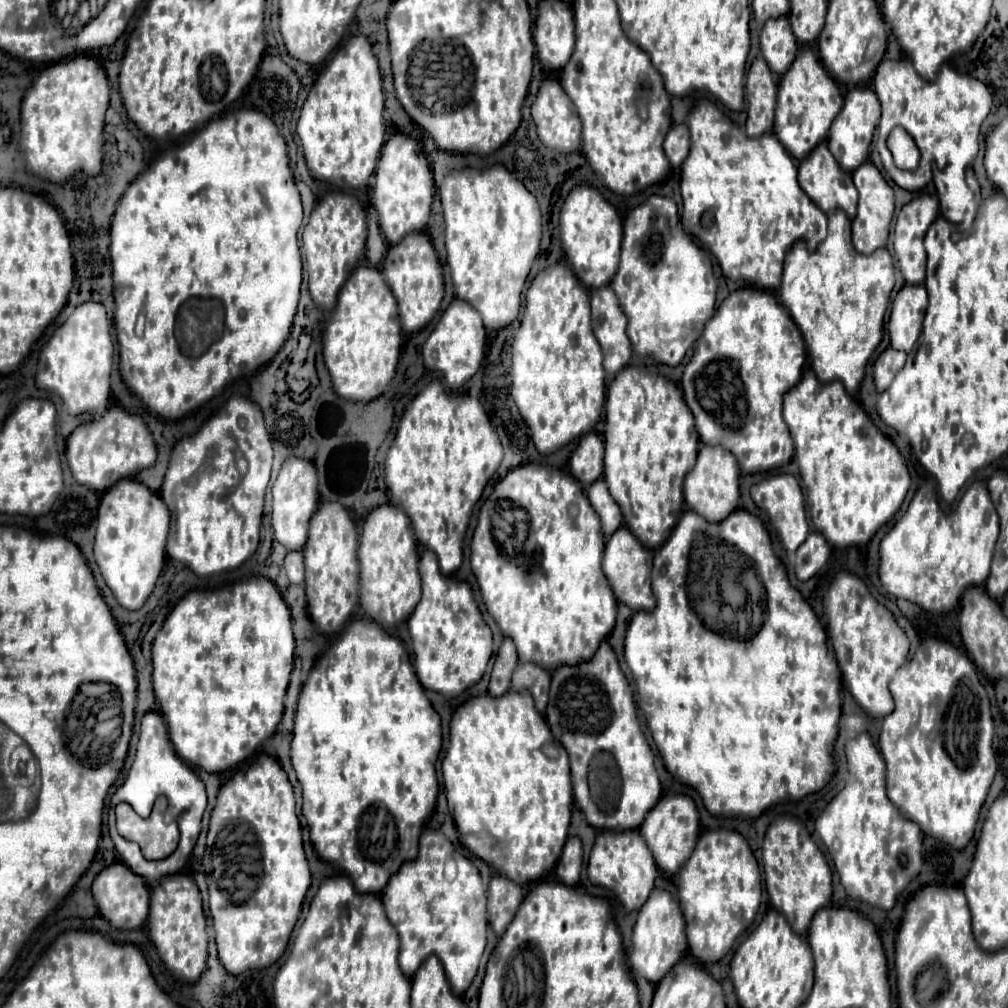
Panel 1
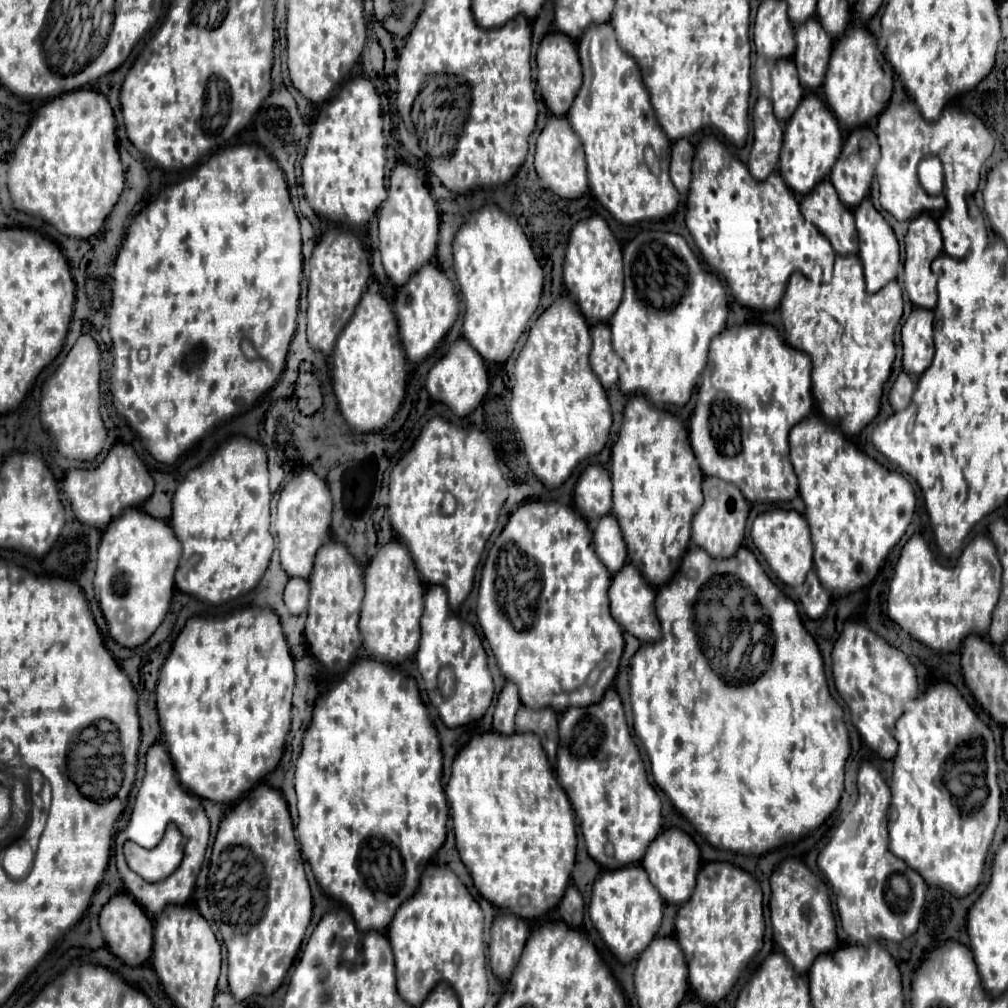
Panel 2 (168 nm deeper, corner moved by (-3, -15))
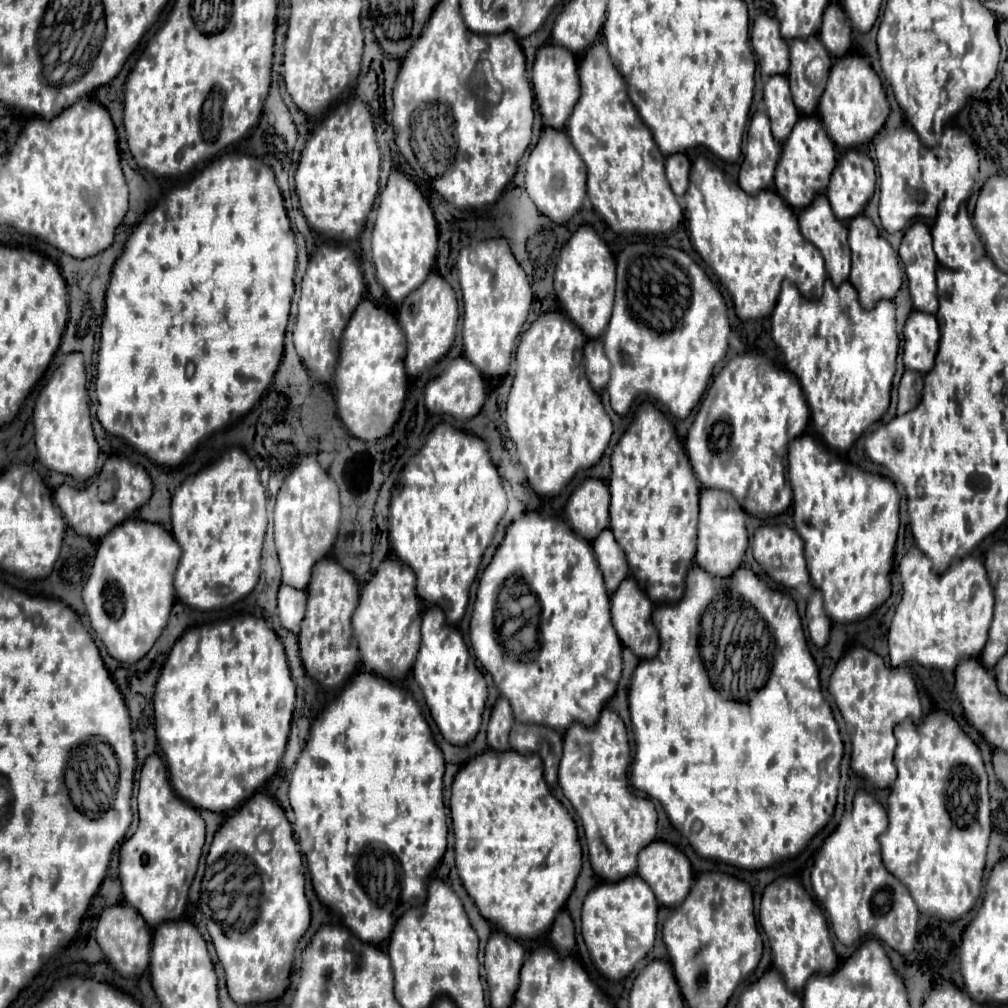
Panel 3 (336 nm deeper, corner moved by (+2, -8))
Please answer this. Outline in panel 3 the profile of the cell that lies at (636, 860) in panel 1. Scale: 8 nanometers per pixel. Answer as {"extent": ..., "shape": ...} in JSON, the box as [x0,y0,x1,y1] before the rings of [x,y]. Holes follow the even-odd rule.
{"extent":[582,876,658,982],"shape":[[[630,876],[620,884],[602,884],[588,892],[582,906],[582,938],[596,970],[610,982],[620,982],[644,960],[656,940],[658,902],[642,878]]]}

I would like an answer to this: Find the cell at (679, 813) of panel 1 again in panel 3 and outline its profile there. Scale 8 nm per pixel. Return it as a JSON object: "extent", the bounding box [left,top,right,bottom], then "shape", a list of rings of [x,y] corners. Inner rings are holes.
{"extent":[638,842,694,908],"shape":[[[652,842],[640,852],[638,876],[652,888],[656,900],[666,908],[684,902],[694,880],[688,858],[666,842]]]}

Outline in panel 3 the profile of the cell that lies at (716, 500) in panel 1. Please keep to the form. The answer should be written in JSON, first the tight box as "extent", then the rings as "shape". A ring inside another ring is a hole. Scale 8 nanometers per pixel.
{"extent":[696,490,748,578],"shape":[[[702,490],[700,494],[700,522],[698,522],[698,550],[696,564],[704,568],[710,576],[728,578],[736,568],[742,566],[744,552],[748,548],[746,534],[746,512],[736,504],[736,498],[730,492],[720,490]]]}

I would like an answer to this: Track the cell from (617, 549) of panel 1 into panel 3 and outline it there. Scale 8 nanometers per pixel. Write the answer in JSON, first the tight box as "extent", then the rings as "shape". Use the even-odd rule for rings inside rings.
{"extent":[610,578,660,660],"shape":[[[626,578],[620,584],[620,588],[610,596],[610,604],[612,604],[612,624],[622,644],[628,646],[640,660],[652,660],[652,656],[656,656],[656,648],[660,648],[658,632],[652,624],[654,604],[648,600],[648,596],[644,596],[640,586],[632,578]]]}

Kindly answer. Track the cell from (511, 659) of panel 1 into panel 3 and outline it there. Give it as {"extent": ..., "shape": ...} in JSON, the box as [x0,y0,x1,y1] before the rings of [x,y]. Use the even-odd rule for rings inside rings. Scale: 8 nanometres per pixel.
{"extent":[488,698,514,752],"shape":[[[498,698],[490,716],[490,724],[488,724],[488,748],[492,748],[494,752],[510,750],[508,734],[510,734],[512,722],[514,718],[512,718],[512,708],[508,700]]]}

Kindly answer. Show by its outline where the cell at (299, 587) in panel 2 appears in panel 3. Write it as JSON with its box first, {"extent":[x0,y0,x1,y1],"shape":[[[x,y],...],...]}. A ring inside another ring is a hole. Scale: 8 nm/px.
{"extent":[278,584,306,634],"shape":[[[282,584],[278,592],[278,618],[286,630],[298,634],[300,620],[304,618],[304,608],[306,608],[306,592]]]}

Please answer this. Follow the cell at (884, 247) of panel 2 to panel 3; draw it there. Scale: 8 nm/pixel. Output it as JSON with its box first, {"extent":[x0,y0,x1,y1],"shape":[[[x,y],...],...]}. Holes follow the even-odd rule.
{"extent":[848,216,904,308],"shape":[[[856,216],[848,222],[848,244],[850,244],[850,260],[852,260],[852,272],[848,276],[848,282],[856,288],[860,304],[864,308],[872,308],[872,304],[878,304],[880,300],[894,302],[902,288],[904,276],[892,246],[884,236],[880,236],[878,228],[872,224],[870,218]]]}

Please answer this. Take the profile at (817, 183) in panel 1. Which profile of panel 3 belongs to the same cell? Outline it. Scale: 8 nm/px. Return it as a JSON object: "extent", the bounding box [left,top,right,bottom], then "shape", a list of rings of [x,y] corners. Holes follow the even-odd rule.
{"extent":[798,194,850,284],"shape":[[[824,194],[816,196],[816,200],[798,212],[798,224],[800,224],[800,232],[802,236],[814,244],[822,258],[824,258],[824,268],[826,268],[826,274],[828,278],[832,280],[832,284],[842,284],[848,274],[850,274],[850,248],[848,248],[848,230],[846,230],[846,224],[836,220],[836,216],[832,214],[832,208],[826,200]]]}

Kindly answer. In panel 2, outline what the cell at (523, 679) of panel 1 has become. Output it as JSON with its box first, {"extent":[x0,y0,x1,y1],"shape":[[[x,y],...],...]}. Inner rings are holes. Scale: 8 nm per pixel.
{"extent":[515,707,557,763],"shape":[[[519,707],[515,725],[517,725],[517,731],[537,733],[543,749],[549,755],[549,761],[555,763],[555,751],[557,751],[557,713],[555,711],[549,711],[549,707],[541,711],[529,711],[529,707]]]}

